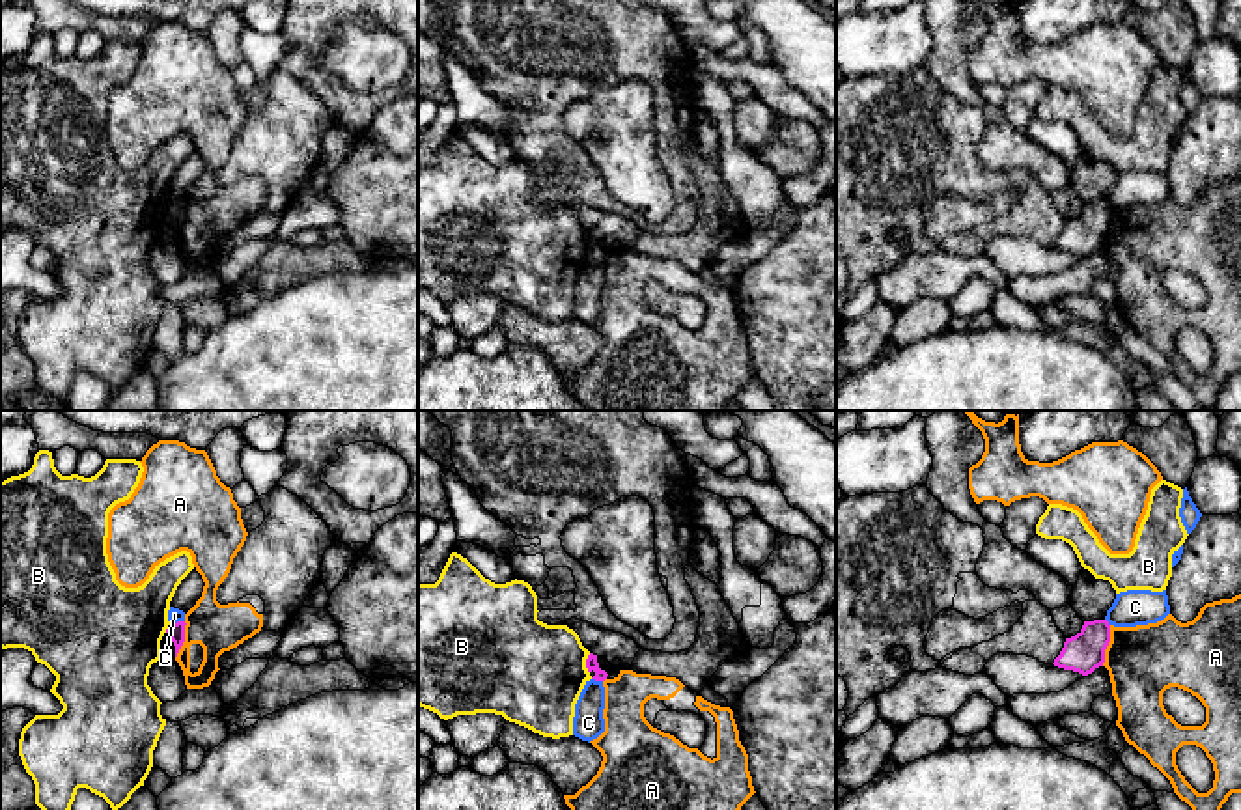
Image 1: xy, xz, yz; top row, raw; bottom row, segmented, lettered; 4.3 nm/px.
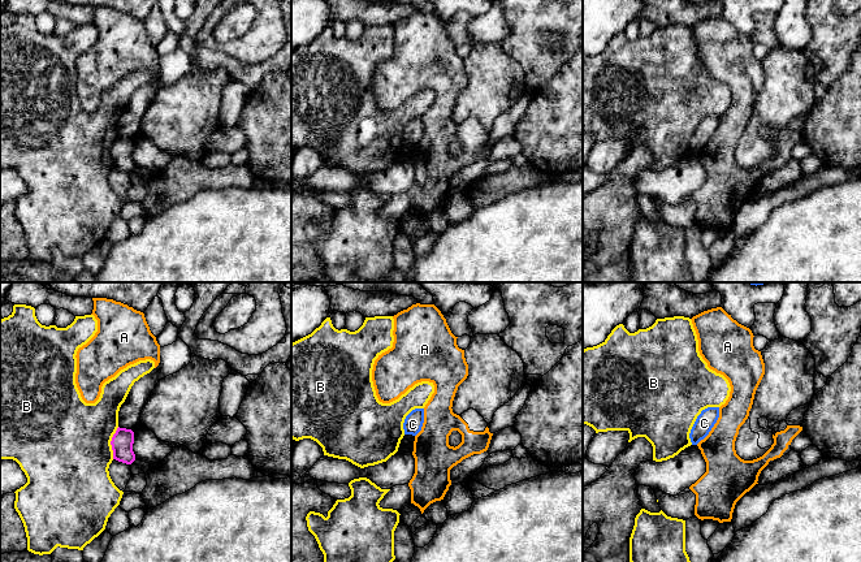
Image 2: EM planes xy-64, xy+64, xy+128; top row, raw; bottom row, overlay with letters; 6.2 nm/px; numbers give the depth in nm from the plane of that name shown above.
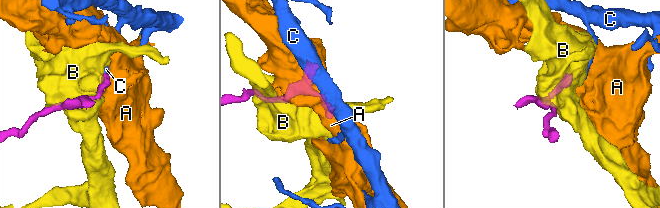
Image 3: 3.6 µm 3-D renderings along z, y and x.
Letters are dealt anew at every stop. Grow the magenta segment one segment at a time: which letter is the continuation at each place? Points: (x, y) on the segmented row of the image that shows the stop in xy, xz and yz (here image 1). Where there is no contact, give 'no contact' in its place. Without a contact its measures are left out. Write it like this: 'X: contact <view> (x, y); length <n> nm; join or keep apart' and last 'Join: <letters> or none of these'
A: contact yz (1107, 644); length 180 nm; keep apart
B: contact xz (586, 663); length 90 nm; keep apart
C: contact xy (178, 622); length 60 nm; keep apart
Join: none of these

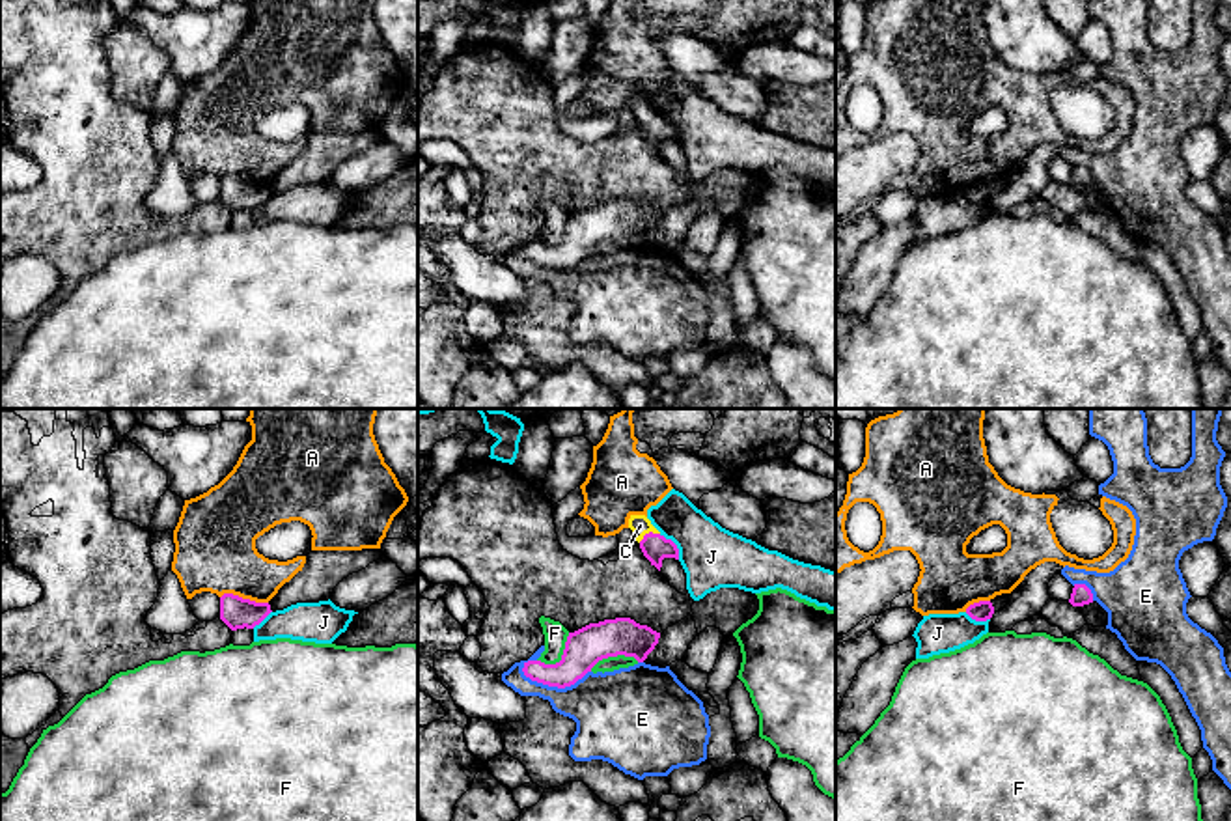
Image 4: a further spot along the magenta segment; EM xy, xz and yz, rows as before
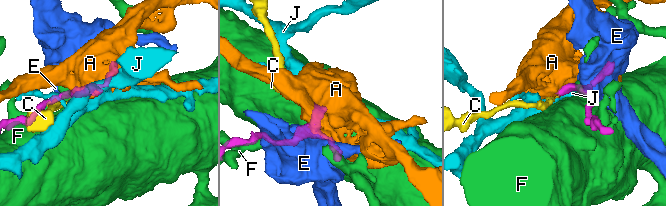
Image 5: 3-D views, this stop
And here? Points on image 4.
A: contact xy (245, 599); length 220 nm; keep apart
C: contact xz (650, 532); length 100 nm; join
E: contact xz (554, 685); length 300 nm; keep apart
F: contact xz (562, 657); length 190 nm; keep apart
J: contact xz (674, 543); length 140 nm; keep apart
Join: C

